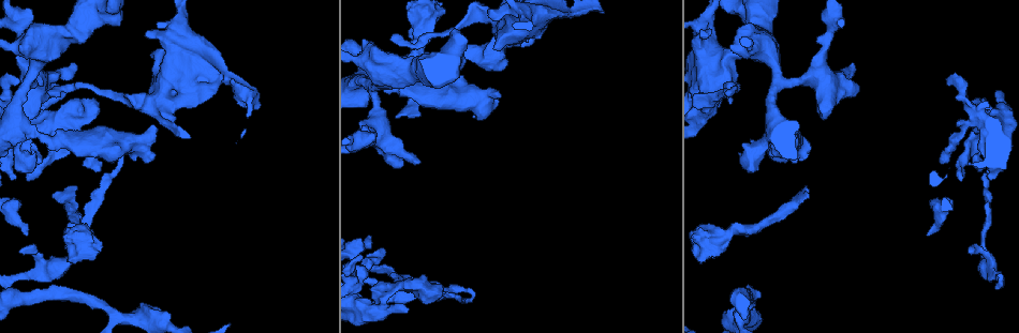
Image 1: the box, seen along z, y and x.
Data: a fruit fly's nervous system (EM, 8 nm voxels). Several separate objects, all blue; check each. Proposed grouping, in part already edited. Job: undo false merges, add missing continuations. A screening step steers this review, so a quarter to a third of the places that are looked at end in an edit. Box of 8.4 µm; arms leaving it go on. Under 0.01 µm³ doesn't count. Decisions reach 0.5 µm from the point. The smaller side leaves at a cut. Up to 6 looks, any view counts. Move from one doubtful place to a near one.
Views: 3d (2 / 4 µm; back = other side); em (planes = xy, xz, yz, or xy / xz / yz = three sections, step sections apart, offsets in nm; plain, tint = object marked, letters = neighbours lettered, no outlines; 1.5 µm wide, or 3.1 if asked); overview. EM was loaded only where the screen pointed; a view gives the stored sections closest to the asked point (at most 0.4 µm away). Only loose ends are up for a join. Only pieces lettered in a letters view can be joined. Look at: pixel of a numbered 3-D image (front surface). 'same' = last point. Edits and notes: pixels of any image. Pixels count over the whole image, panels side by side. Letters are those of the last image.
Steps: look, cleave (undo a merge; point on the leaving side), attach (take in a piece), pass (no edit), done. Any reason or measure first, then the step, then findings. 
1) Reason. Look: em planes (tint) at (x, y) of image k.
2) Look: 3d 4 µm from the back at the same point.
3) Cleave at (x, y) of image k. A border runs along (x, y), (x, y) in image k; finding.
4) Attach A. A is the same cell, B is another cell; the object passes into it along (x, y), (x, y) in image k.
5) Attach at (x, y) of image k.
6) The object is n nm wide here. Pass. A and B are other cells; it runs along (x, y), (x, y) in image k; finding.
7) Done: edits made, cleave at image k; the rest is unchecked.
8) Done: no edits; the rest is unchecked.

Free end. Look: 3d 4 µm at (495, 48) of image 1.

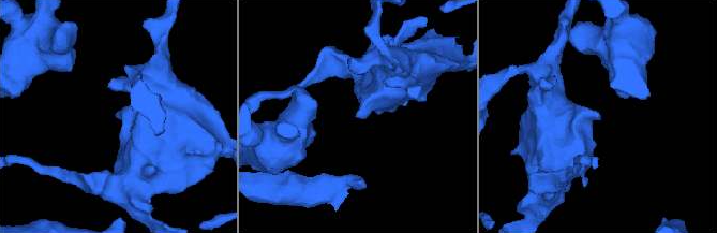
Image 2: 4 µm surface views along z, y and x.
Now the EM. Look: em xy step 4 (tint) at (356, 113) of image 2.

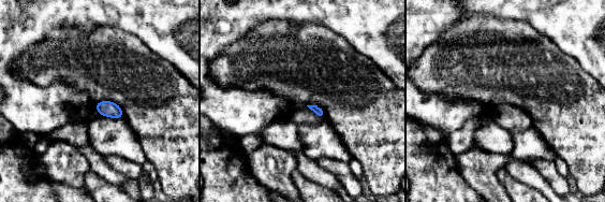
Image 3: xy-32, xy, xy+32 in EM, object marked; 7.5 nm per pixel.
What lies round it. Look: em xy step 4 (letters) at the same point.

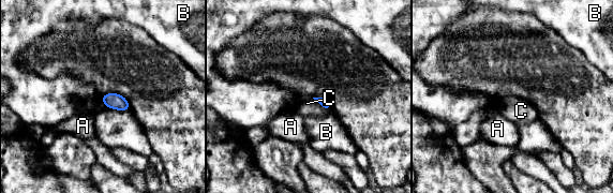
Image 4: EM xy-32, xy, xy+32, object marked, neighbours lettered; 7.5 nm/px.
The longest contact is with C, 170 nm. Pass. A, B and C are other cells; none of them fits.

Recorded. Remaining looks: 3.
Long arm stops here. Look: em xy step 4 (tint) at (927, 234) of image 1.

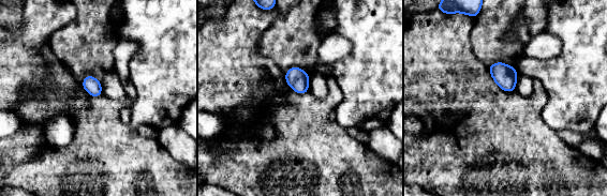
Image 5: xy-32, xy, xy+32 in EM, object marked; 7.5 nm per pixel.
Look: em xz step 8 (letters) at the same point.

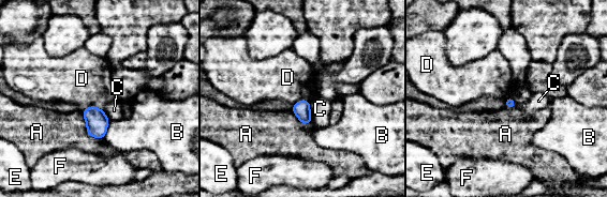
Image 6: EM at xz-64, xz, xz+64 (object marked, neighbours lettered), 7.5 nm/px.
The longest contact is with A, 280 nm. Pass. A, B, C, D, E and F are other cells; a border runs along (103, 109), (87, 106), (82, 111) in image 6; none of them fits.

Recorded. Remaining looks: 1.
Branch stops here. Look: em planes (letters) at (362, 256) of image 1.

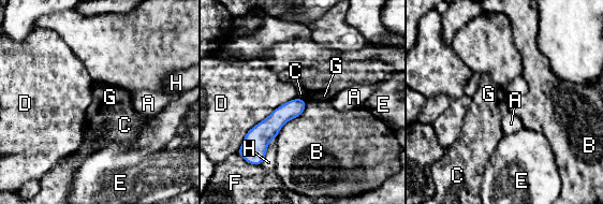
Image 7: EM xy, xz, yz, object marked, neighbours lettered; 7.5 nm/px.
Pass. A, B, C, D, E, F, G and H are other cells; it runs along (303, 104), (283, 113), (253, 143) in image 7; no lettered piece goes on from it.

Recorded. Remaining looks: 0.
Done: no edits; the rest is unchecked.

